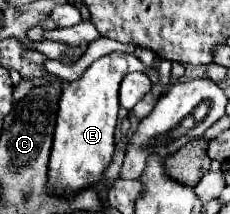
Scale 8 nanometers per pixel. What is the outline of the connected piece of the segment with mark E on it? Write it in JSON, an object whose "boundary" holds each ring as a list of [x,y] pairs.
{"boundary":[[[109,53],[93,61],[77,81],[63,87],[49,161],[49,189],[53,193],[65,191],[75,195],[103,177],[103,171],[111,163],[115,151],[113,131],[119,111],[119,85],[131,71],[145,71],[143,63],[135,55]]]}

